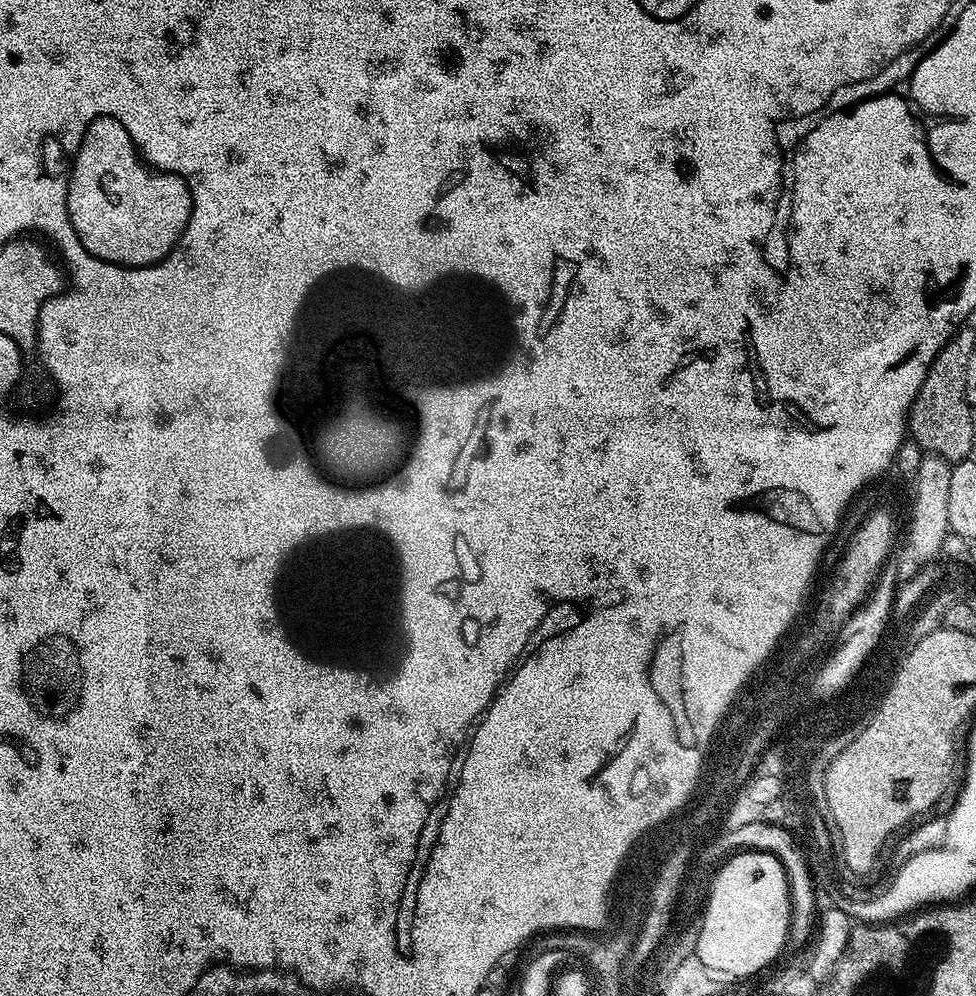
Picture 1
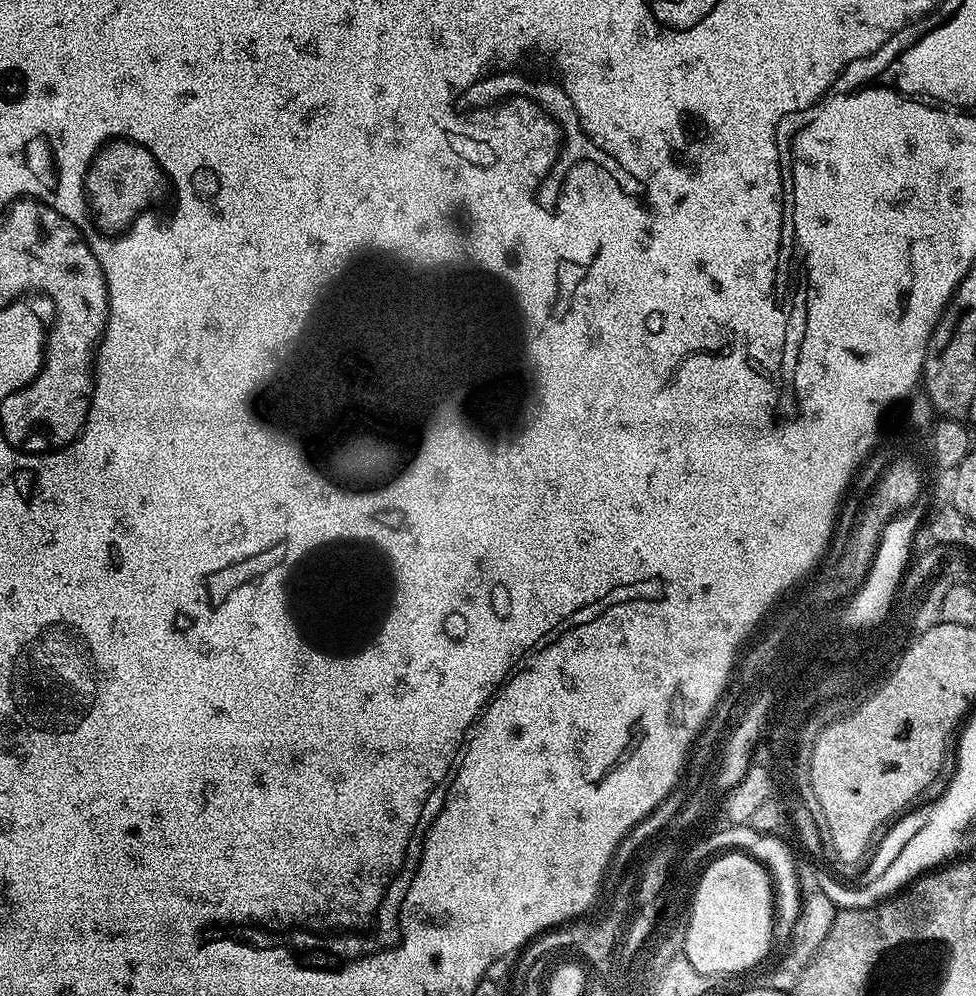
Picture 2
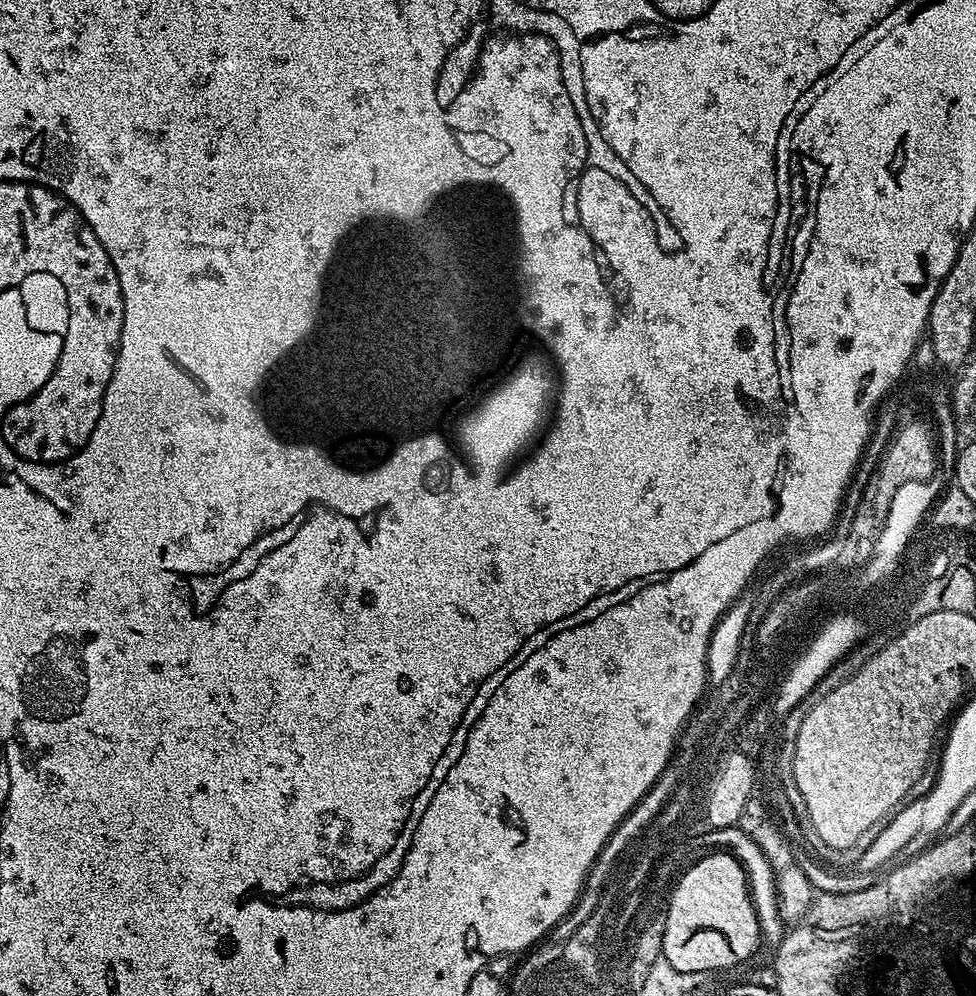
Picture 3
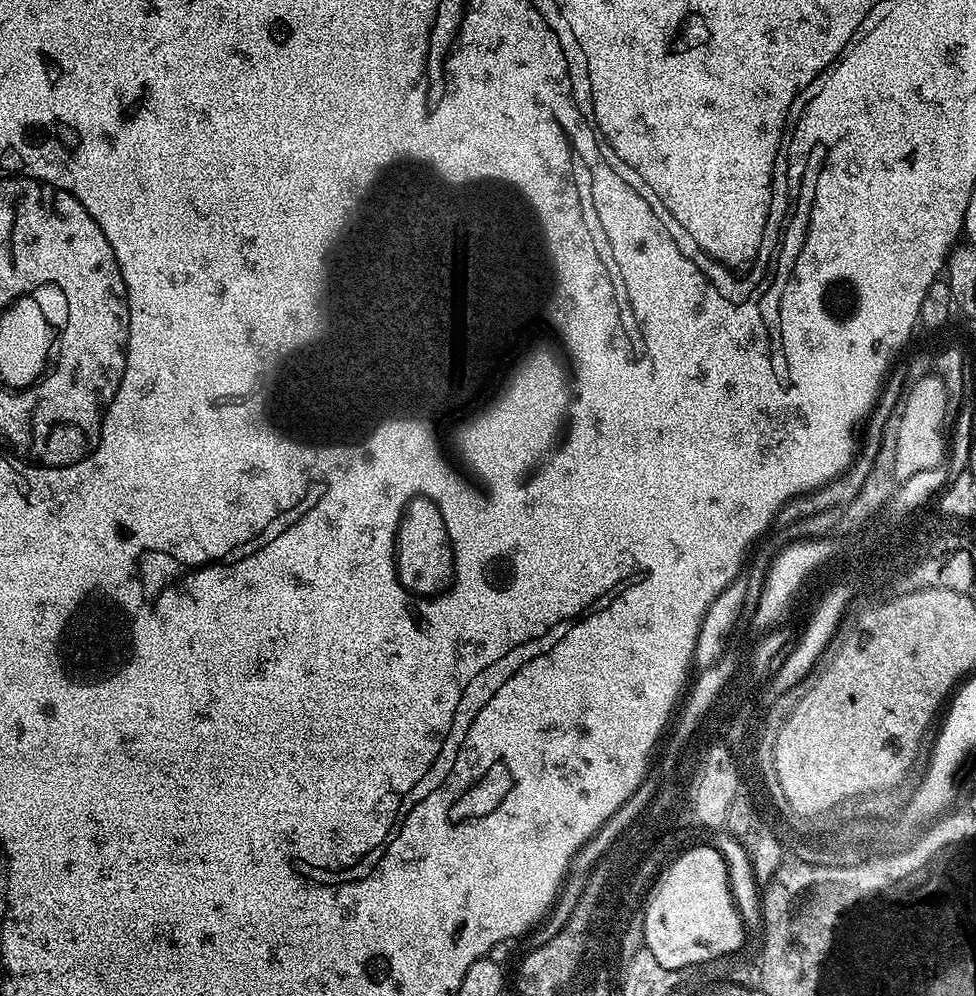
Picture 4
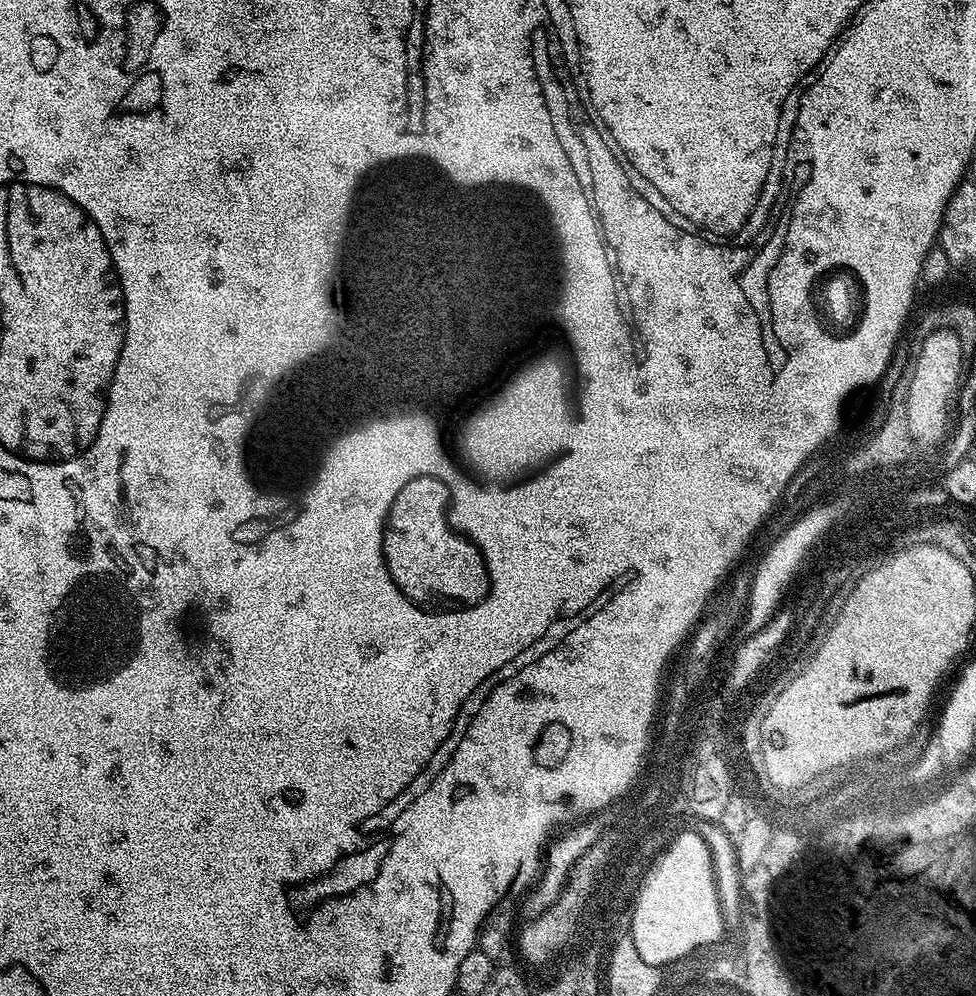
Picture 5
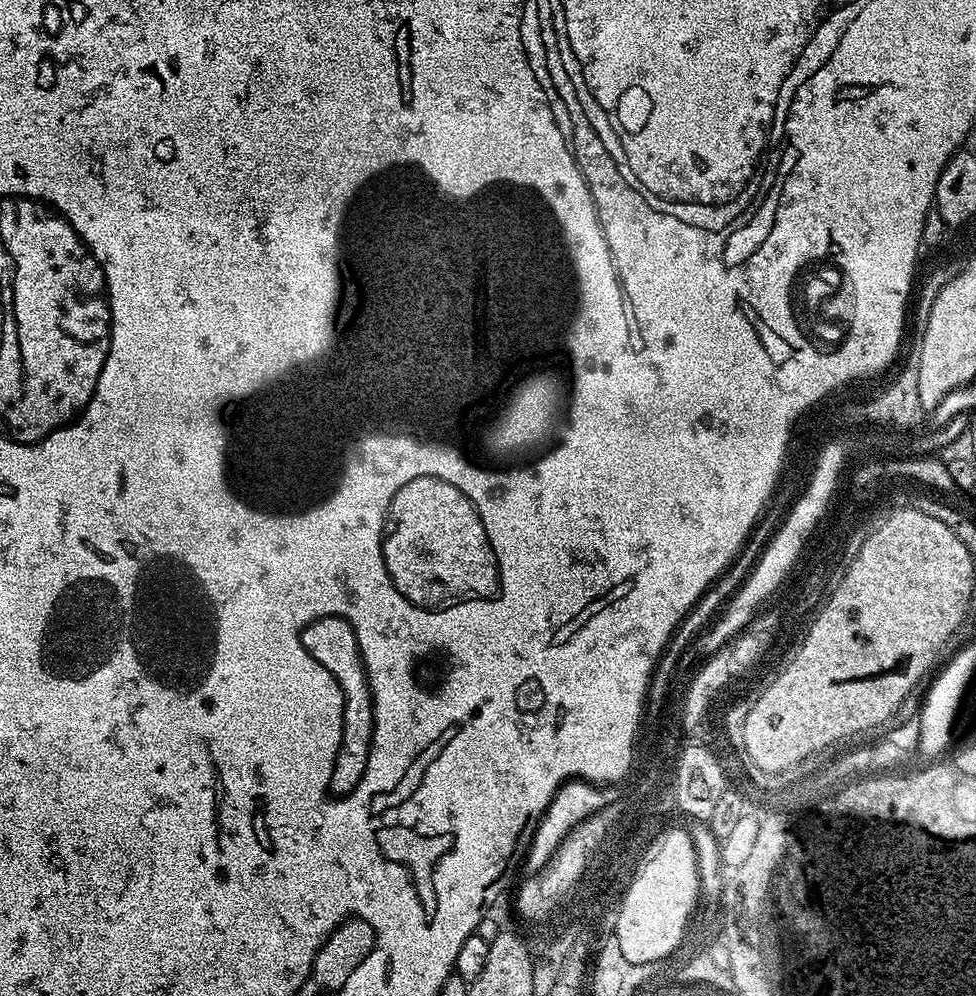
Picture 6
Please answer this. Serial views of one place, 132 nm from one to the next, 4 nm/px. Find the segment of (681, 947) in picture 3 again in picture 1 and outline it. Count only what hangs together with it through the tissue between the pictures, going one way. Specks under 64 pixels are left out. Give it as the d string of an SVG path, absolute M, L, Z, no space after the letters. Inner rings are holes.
M745 850L732 854L715 869L711 882L715 889L704 935L700 940L701 960L711 969L728 969L729 972L750 972L765 960L776 960L785 951L792 927L792 898L788 894L788 875L777 856L769 852Z

